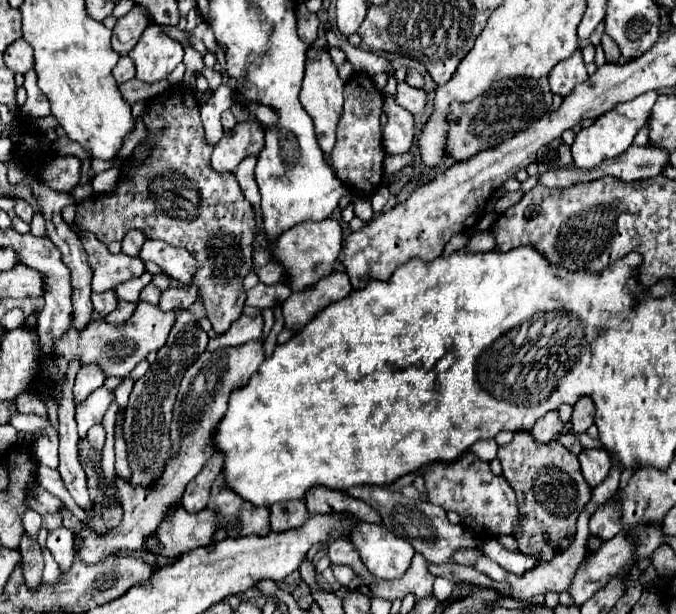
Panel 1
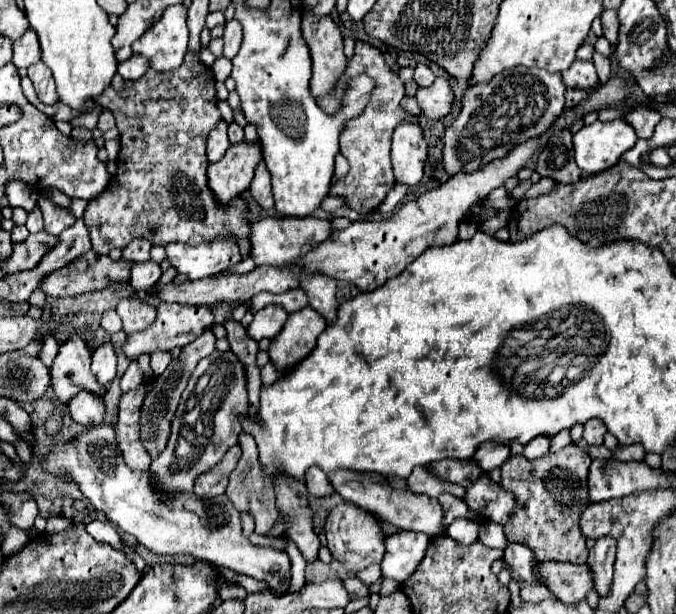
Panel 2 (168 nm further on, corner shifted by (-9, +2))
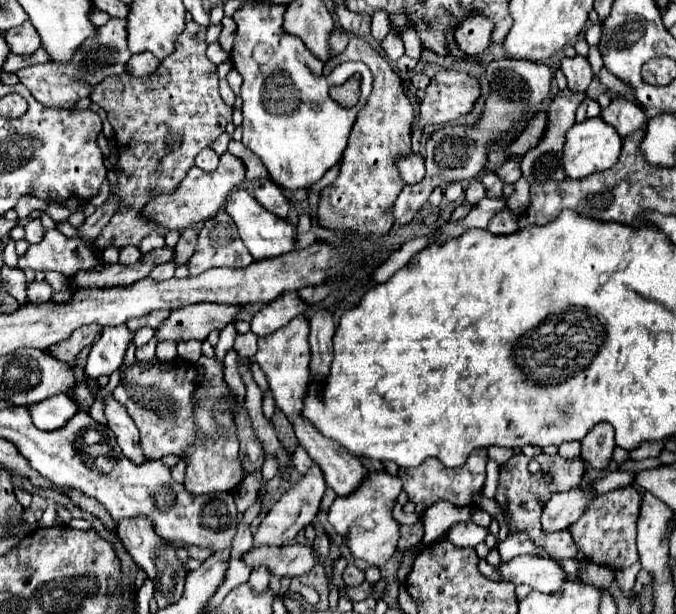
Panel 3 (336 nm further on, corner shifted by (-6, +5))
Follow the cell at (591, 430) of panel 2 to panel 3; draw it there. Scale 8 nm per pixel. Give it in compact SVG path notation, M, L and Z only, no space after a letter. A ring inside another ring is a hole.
M598 423L586 435L586 439L582 439L580 457L600 471L608 467L612 459L612 449L614 449L614 427L610 423Z

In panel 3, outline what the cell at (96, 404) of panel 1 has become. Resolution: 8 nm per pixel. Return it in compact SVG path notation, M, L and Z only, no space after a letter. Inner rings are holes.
M64 393L52 395L50 399L44 399L28 409L30 409L34 425L42 431L52 431L52 429L62 427L78 413L76 401L66 397Z

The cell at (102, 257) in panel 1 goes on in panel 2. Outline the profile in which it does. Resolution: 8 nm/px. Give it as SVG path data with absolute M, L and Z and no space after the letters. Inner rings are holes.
M143 262L143 264L135 264L133 270L131 270L131 278L133 278L133 288L135 290L145 290L145 288L151 288L159 282L163 270L159 264L155 262Z

